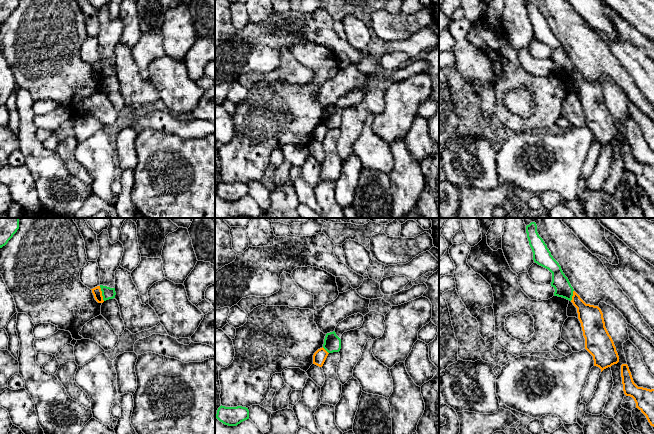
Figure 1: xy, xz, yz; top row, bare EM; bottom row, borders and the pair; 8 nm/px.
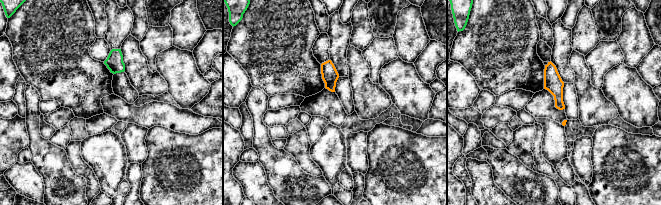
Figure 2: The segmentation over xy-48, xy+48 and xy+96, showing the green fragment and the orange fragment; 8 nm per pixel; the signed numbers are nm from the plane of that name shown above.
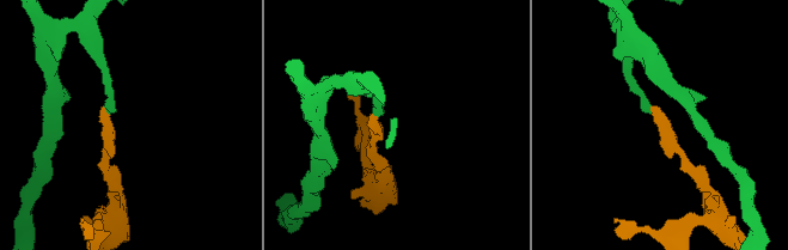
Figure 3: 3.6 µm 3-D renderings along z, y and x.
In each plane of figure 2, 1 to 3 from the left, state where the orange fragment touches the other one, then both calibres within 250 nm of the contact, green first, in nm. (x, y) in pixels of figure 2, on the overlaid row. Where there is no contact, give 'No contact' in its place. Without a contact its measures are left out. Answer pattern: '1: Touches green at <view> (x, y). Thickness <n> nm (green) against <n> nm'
1: No contact
2: No contact
3: No contact

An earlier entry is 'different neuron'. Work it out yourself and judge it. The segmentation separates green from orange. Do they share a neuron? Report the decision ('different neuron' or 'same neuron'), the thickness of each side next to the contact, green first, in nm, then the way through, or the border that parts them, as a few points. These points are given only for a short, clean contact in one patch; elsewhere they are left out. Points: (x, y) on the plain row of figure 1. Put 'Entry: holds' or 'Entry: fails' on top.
Entry: holds
different neuron; calibres 100 and 70 nm; border xy (99, 62), (104, 76)

